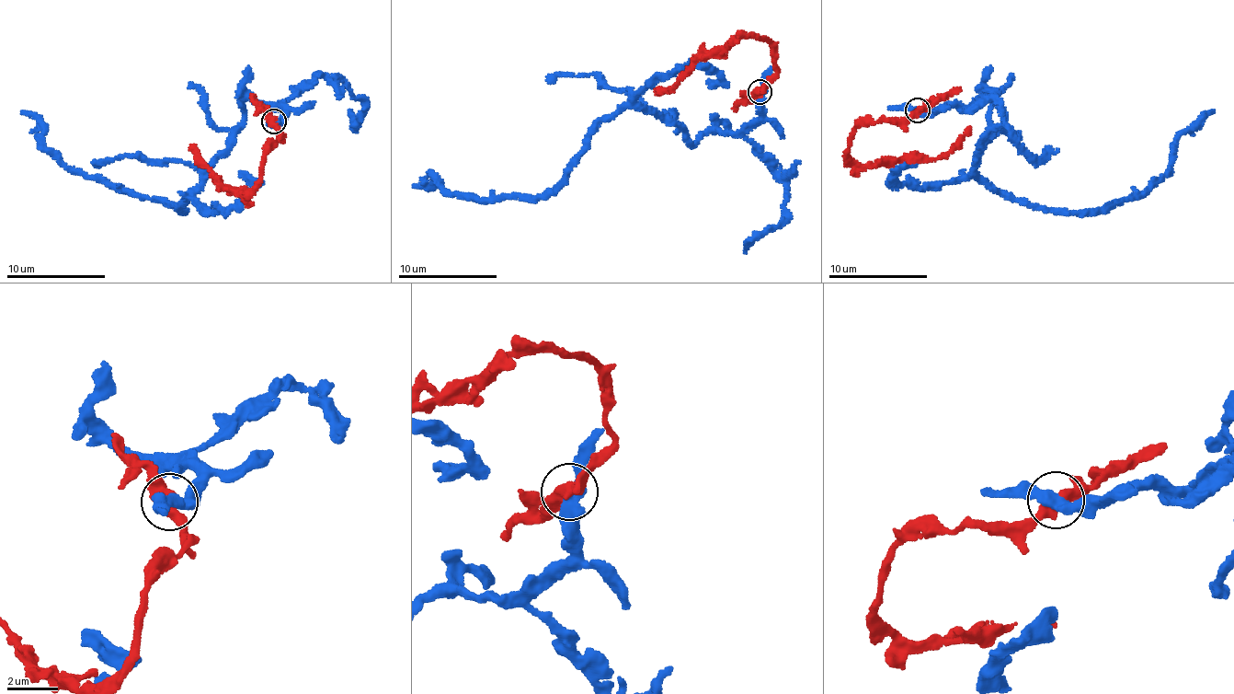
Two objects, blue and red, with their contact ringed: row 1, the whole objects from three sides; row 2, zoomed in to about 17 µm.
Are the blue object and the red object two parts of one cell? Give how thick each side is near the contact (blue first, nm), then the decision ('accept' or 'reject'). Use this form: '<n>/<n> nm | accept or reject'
420/460 nm | reject

